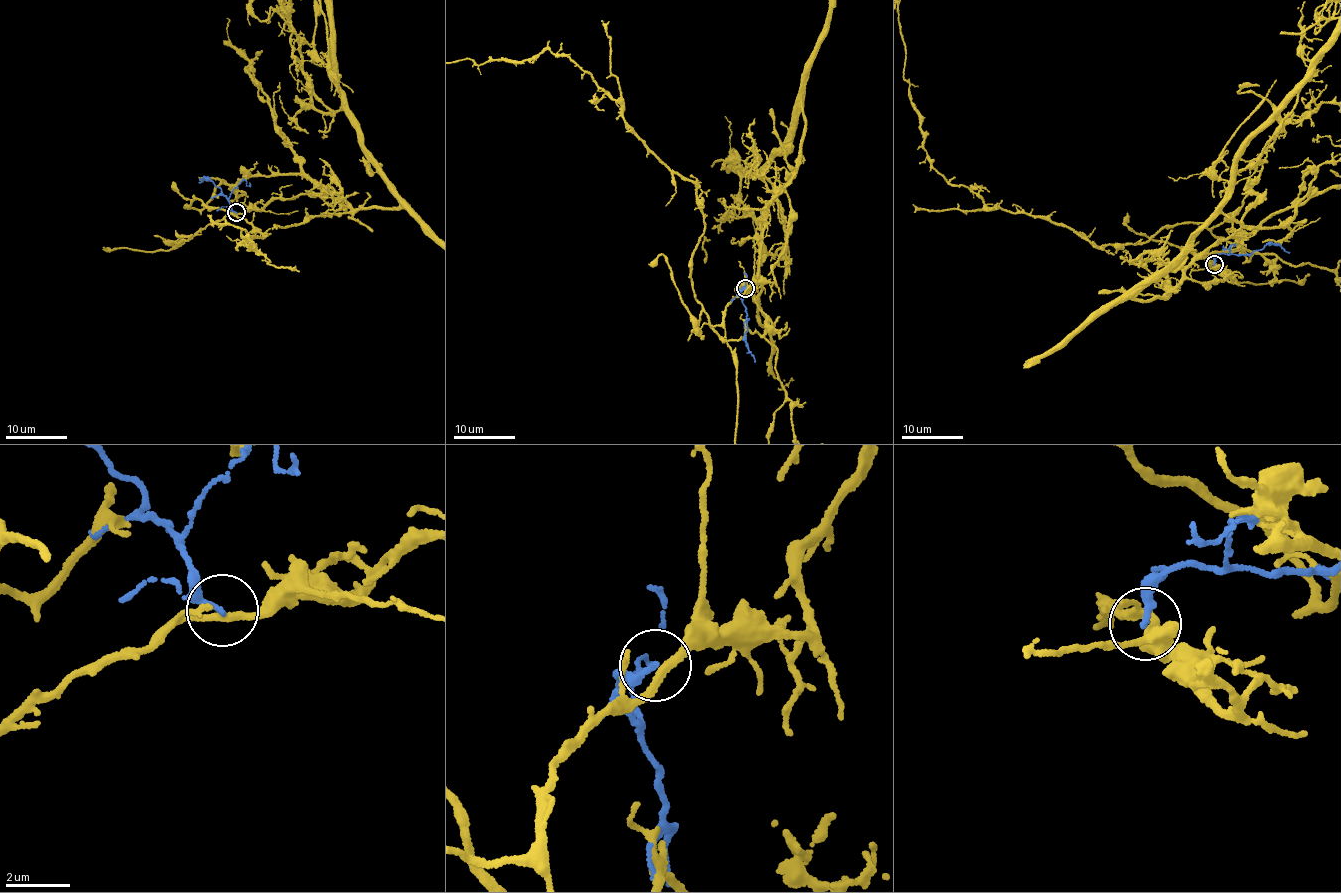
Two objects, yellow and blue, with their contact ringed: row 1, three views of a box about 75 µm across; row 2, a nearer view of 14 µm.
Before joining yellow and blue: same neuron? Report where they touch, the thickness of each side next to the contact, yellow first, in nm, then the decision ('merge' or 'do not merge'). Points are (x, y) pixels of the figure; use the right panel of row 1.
(1214, 264) | 240/160 nm | do not merge

